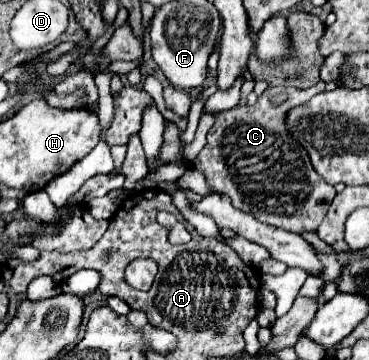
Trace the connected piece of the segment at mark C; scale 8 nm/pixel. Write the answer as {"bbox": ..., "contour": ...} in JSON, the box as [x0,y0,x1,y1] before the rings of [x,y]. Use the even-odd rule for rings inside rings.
{"bbox":[191,52,345,234],"contour":[[[333,52],[325,58],[325,64],[321,66],[321,80],[315,86],[311,86],[307,90],[267,88],[253,106],[237,106],[227,112],[219,112],[213,128],[207,134],[205,150],[201,150],[199,158],[191,164],[191,168],[205,174],[213,192],[229,196],[235,208],[239,208],[243,212],[251,212],[255,218],[259,218],[259,222],[275,226],[275,228],[283,228],[289,232],[297,232],[297,234],[317,232],[319,224],[323,222],[323,218],[327,214],[327,206],[331,206],[331,200],[335,198],[337,192],[335,192],[335,186],[331,186],[331,184],[323,182],[323,178],[319,178],[319,174],[311,166],[307,150],[289,136],[289,132],[283,126],[283,120],[291,108],[301,106],[307,100],[311,100],[315,94],[323,92],[329,82],[337,82],[339,72],[343,68],[343,62],[345,62],[345,54]],[[277,94],[285,94],[287,100],[283,104],[273,104],[271,98]]]}

